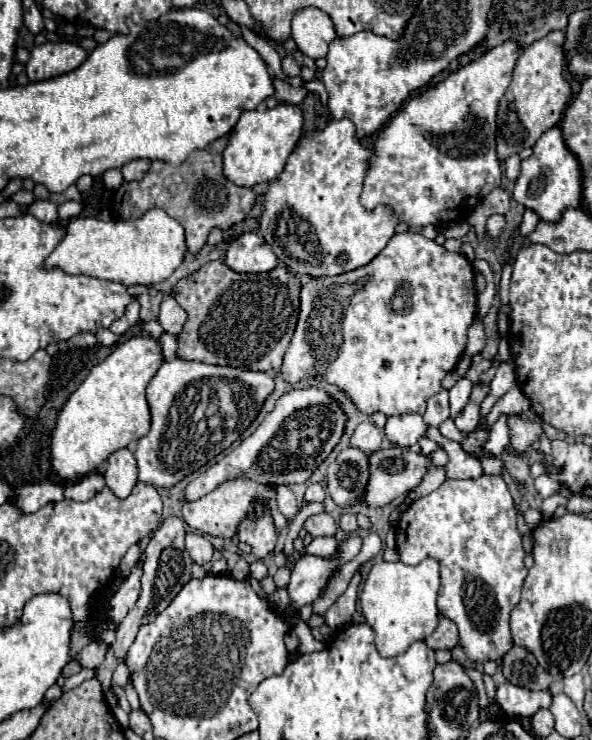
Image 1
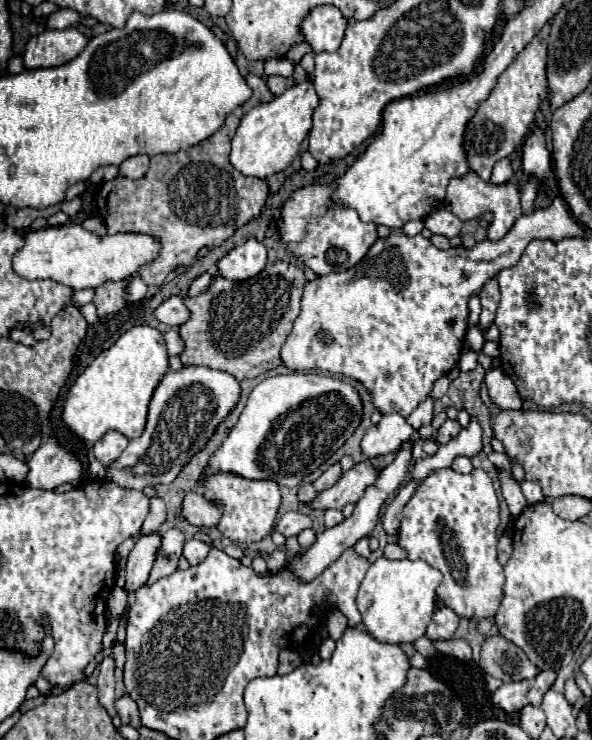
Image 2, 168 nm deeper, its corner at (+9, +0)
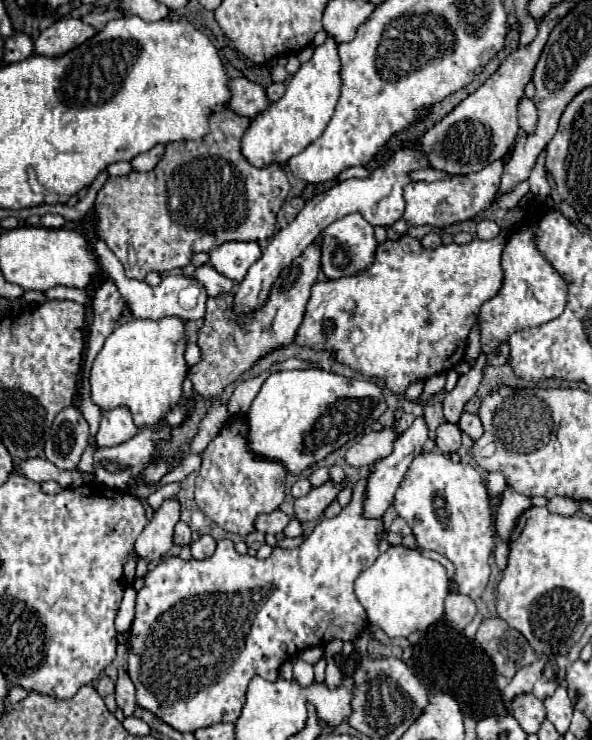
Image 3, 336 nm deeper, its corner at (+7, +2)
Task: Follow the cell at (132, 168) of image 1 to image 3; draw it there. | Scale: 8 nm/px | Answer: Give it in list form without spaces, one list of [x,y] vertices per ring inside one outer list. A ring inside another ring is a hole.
[[[158,144],[158,146],[154,146],[152,150],[148,150],[148,152],[144,152],[144,154],[138,154],[138,156],[132,160],[134,170],[140,170],[140,172],[152,170],[152,168],[158,164],[158,160],[162,158],[164,150],[166,150],[166,146],[164,146],[164,144]]]

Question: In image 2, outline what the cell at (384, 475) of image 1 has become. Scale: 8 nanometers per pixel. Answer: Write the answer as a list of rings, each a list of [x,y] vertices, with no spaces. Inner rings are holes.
[[[374,460],[358,462],[348,472],[342,474],[342,480],[338,480],[334,488],[320,492],[312,500],[312,506],[322,508],[322,510],[326,508],[342,510],[346,504],[356,504],[364,496],[366,488],[376,484],[378,474],[380,474],[380,468],[374,466]]]

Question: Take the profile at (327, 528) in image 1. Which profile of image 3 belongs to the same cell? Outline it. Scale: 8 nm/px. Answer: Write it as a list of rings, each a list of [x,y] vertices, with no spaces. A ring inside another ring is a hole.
[[[274,510],[270,514],[260,514],[254,520],[254,528],[264,534],[280,534],[284,530],[284,526],[288,524],[288,520],[290,520],[288,514],[284,514],[282,510]]]

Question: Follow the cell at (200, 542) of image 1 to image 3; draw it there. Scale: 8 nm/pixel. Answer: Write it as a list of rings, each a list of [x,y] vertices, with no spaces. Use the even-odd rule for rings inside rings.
[[[202,536],[200,540],[192,542],[192,556],[196,560],[204,560],[204,558],[210,558],[216,550],[216,540],[212,536]]]

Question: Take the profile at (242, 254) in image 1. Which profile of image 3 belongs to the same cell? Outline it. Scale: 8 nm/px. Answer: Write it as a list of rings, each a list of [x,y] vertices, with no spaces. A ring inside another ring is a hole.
[[[226,242],[210,252],[210,264],[234,282],[242,282],[248,268],[260,258],[256,242]]]

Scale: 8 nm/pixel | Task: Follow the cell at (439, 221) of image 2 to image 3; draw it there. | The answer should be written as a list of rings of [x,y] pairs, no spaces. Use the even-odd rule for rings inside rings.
[[[481,220],[476,224],[476,233],[478,238],[494,238],[497,236],[501,229],[492,220]]]

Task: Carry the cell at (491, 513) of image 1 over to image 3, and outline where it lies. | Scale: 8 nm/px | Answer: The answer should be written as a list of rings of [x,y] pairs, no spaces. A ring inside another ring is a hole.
[[[422,452],[418,454],[412,464],[408,466],[400,486],[396,488],[394,494],[394,508],[398,512],[400,518],[404,518],[420,548],[424,550],[434,550],[444,554],[454,566],[456,566],[456,574],[454,574],[454,584],[458,588],[458,592],[468,594],[472,600],[480,598],[488,578],[490,578],[490,554],[494,548],[494,524],[492,524],[492,508],[490,508],[490,496],[482,484],[482,476],[476,468],[472,468],[470,464],[454,464],[448,456],[444,454],[436,454],[436,452]]]

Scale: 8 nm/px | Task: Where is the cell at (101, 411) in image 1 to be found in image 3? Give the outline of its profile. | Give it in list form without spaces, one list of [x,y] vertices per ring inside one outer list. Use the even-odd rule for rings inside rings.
[[[168,316],[160,320],[130,320],[118,326],[104,342],[100,354],[96,356],[90,372],[92,400],[108,410],[112,406],[128,406],[138,428],[154,426],[164,418],[164,414],[182,400],[182,382],[188,374],[188,364],[184,360],[186,352],[186,320],[178,316]]]

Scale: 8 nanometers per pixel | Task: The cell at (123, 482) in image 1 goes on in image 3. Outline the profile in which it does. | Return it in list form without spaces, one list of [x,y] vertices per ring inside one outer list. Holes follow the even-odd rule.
[[[126,406],[106,410],[100,420],[100,430],[96,434],[98,446],[116,446],[138,434],[138,426]]]

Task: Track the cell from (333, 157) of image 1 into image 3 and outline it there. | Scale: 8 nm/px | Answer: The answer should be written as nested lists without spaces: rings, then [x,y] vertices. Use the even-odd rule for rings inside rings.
[[[348,214],[330,224],[322,232],[322,272],[330,280],[364,272],[374,262],[374,252],[376,252],[374,226],[368,224],[360,214]]]

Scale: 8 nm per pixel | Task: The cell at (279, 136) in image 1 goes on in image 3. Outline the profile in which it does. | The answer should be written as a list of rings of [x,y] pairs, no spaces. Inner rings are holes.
[[[326,38],[322,46],[314,50],[314,56],[300,66],[286,86],[286,94],[270,104],[264,114],[258,114],[242,138],[242,154],[254,166],[268,166],[272,162],[284,164],[288,158],[300,154],[308,144],[312,144],[326,130],[336,102],[340,98],[340,56],[338,42]]]

